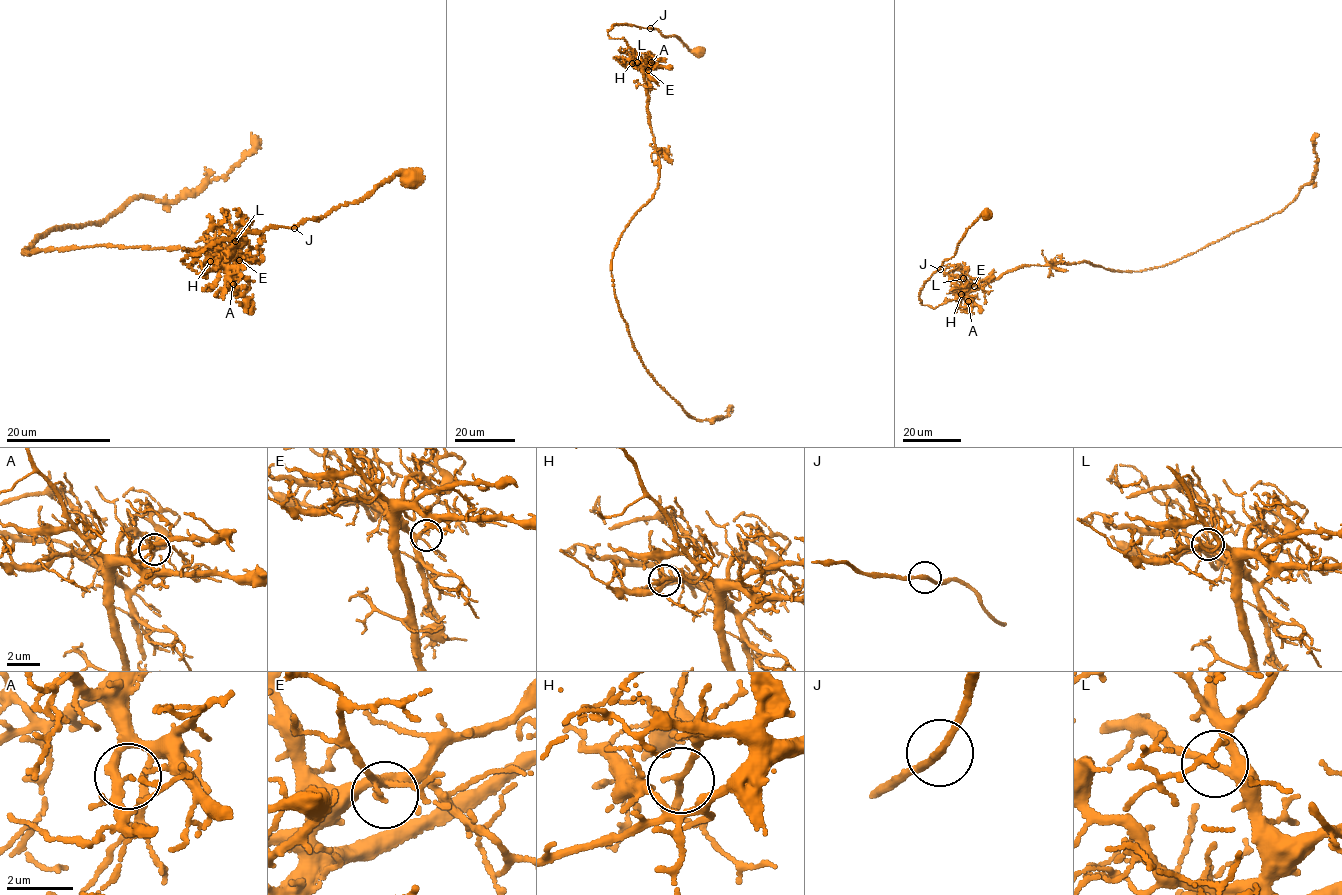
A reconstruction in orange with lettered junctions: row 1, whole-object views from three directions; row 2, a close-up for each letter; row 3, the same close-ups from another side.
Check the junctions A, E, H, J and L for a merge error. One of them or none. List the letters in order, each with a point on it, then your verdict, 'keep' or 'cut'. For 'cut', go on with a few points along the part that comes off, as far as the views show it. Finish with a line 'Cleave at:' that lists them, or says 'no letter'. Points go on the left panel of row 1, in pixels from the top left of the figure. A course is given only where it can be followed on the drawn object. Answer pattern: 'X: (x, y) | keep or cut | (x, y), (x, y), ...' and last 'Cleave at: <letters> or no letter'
A: (233, 284) | keep
E: (239, 260) | keep
H: (210, 261) | keep
J: (294, 228) | keep
L: (235, 241) | keep
Cleave at: no letter

